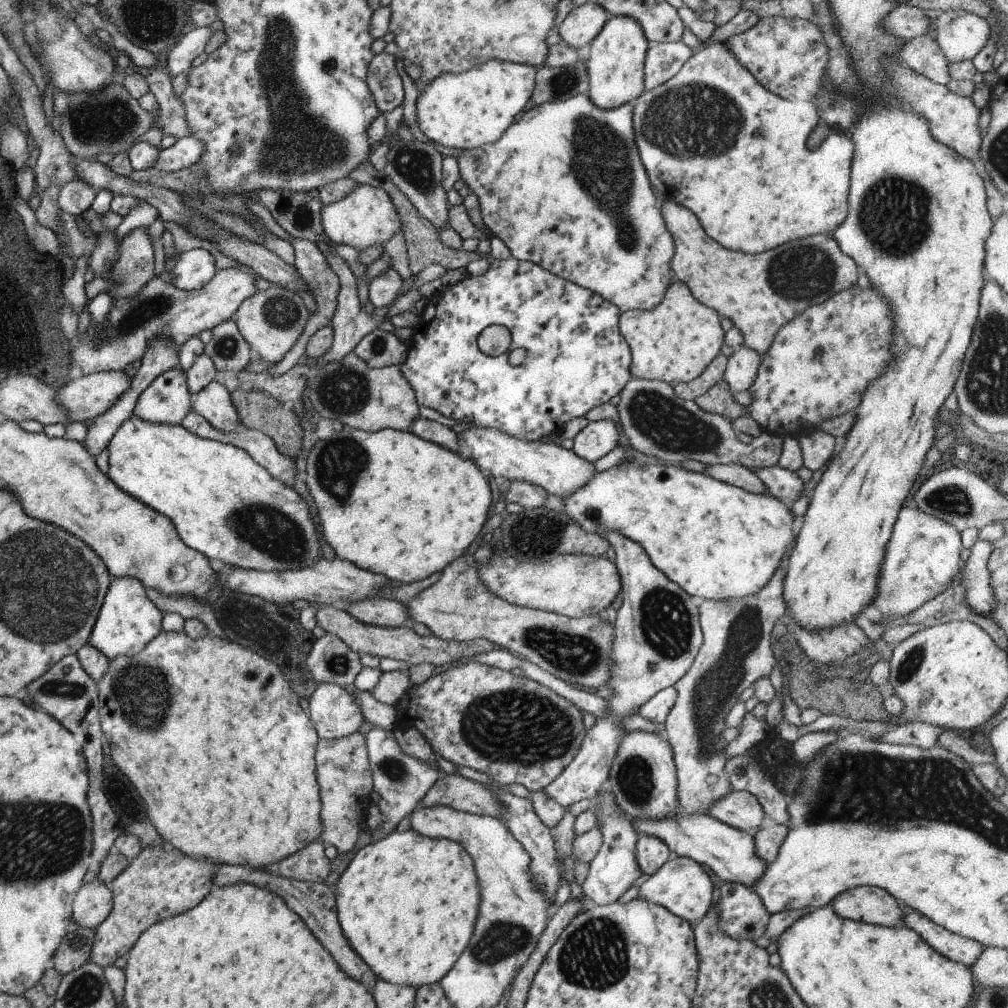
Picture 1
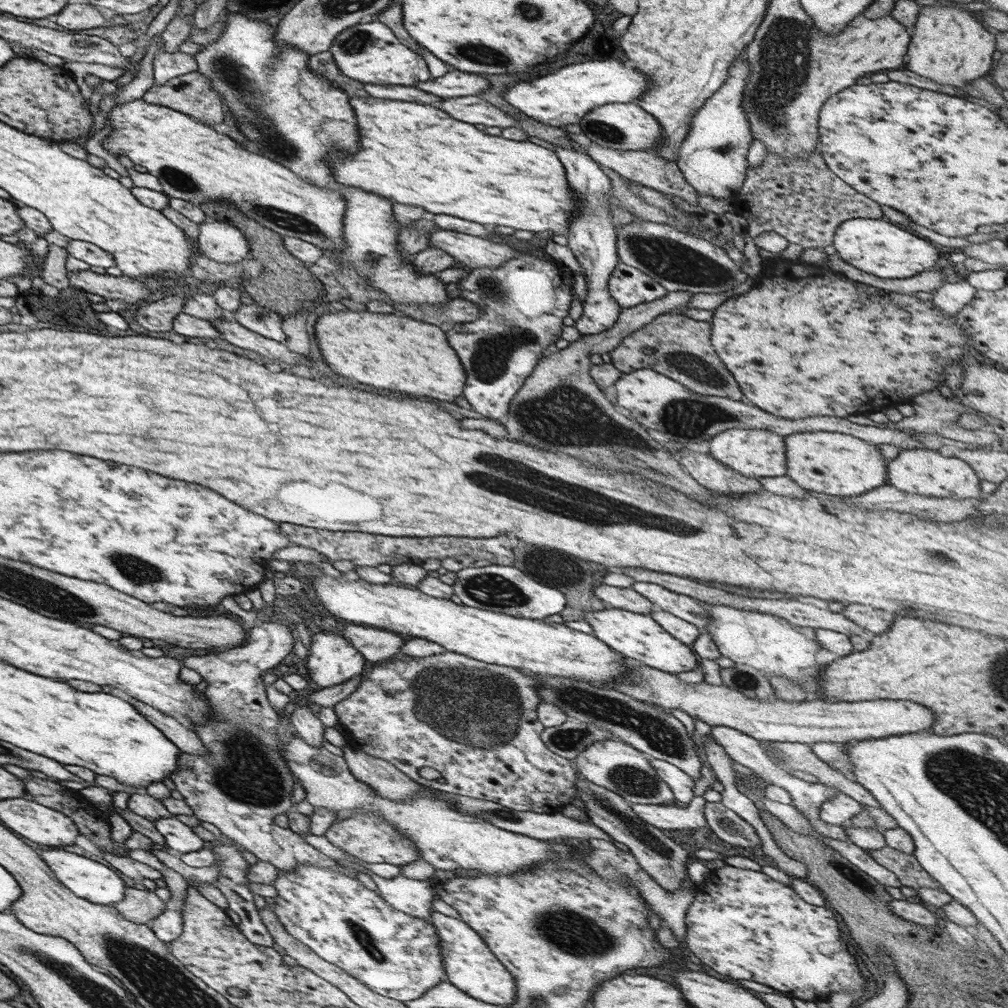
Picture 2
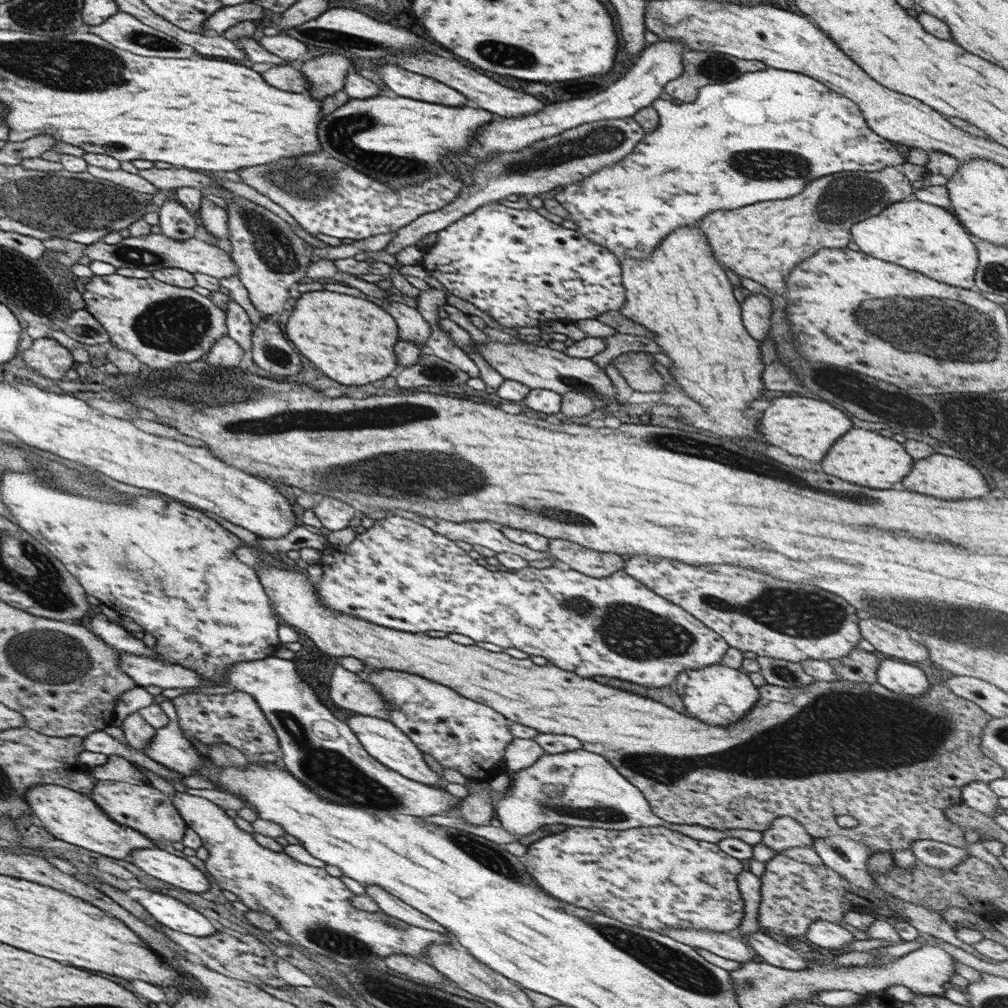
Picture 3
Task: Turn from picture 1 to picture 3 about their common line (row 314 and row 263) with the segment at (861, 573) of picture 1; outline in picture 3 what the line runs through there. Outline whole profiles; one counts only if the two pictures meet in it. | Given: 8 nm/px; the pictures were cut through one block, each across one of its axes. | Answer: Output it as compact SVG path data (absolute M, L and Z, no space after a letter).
M907 198L901 202L894 202L880 210L879 213L853 223L850 226L850 240L857 244L859 251L865 252L873 258L881 258L885 262L893 262L907 270L921 272L937 282L949 284L962 289L974 289L974 274L978 263L975 245L969 240L971 234L961 228L961 224L951 216L950 210L941 210L937 206L918 201L916 198Z

